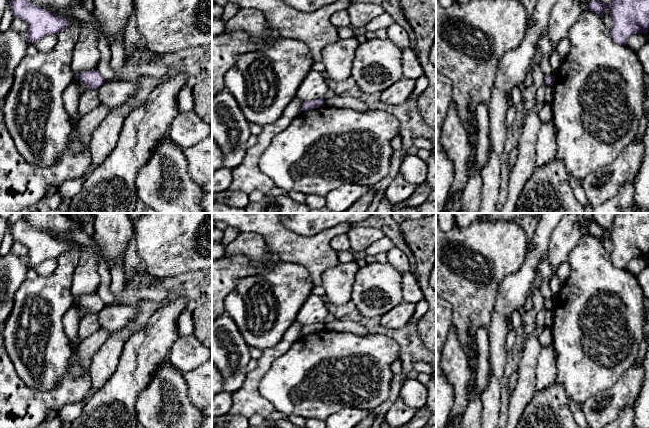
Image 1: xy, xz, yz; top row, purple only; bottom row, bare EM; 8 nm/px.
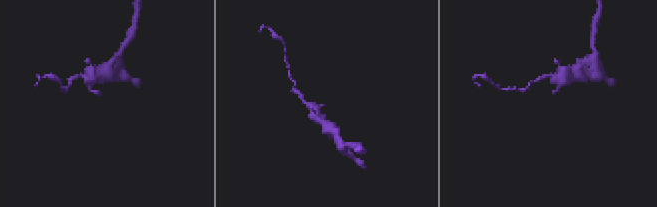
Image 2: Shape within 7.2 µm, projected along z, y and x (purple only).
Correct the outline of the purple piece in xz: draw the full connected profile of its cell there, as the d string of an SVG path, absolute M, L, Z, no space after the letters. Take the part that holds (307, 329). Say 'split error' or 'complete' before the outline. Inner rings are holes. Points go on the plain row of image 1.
complete | M324 322L305 325L302 327L302 335L312 334L321 330L324 330Z

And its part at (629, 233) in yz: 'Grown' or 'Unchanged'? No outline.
Unchanged

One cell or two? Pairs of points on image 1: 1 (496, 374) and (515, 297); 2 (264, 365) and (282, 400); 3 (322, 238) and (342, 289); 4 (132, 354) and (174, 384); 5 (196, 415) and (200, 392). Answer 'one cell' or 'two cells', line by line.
1: one cell
2: two cells
3: two cells
4: two cells
5: two cells

